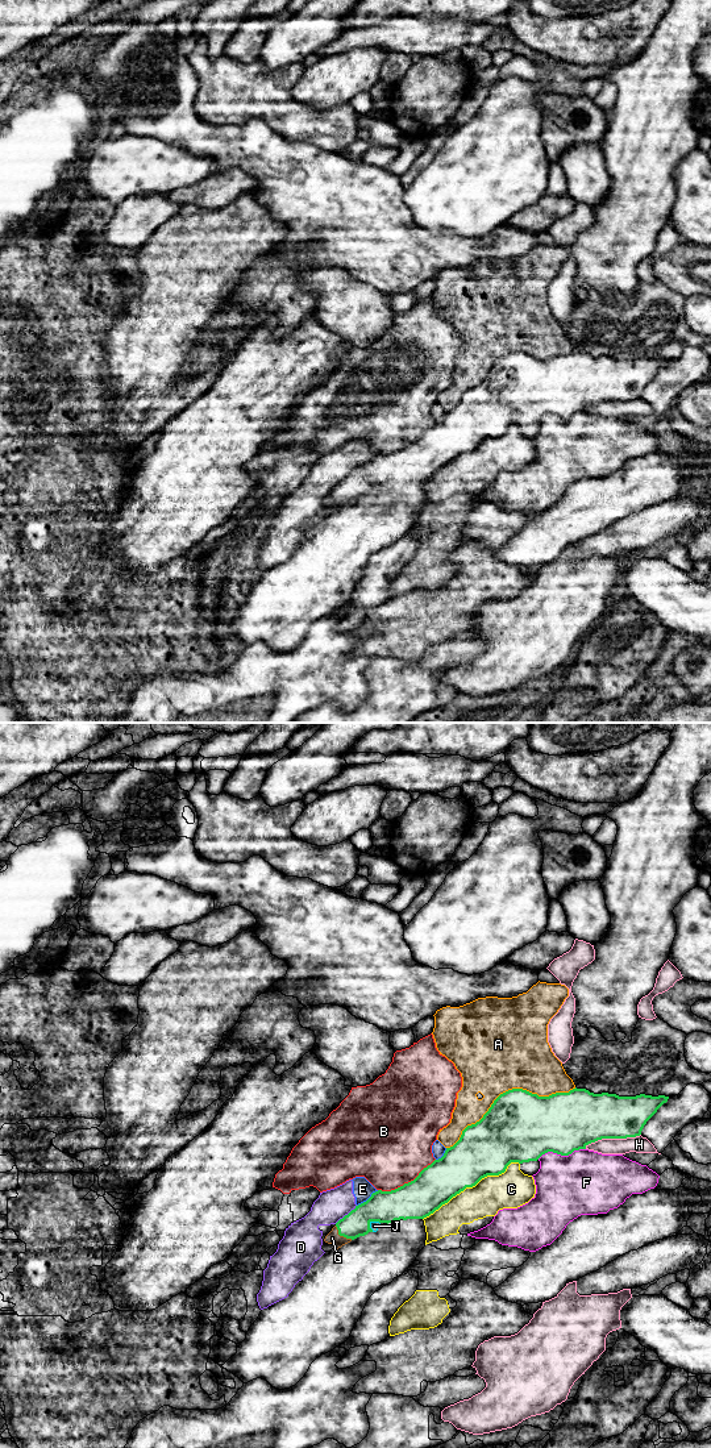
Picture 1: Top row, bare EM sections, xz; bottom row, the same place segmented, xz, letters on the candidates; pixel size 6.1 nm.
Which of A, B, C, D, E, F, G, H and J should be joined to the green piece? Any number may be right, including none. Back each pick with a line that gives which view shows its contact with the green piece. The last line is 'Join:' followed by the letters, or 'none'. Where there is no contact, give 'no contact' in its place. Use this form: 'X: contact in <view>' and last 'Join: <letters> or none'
G: contact in xz
Join: G

